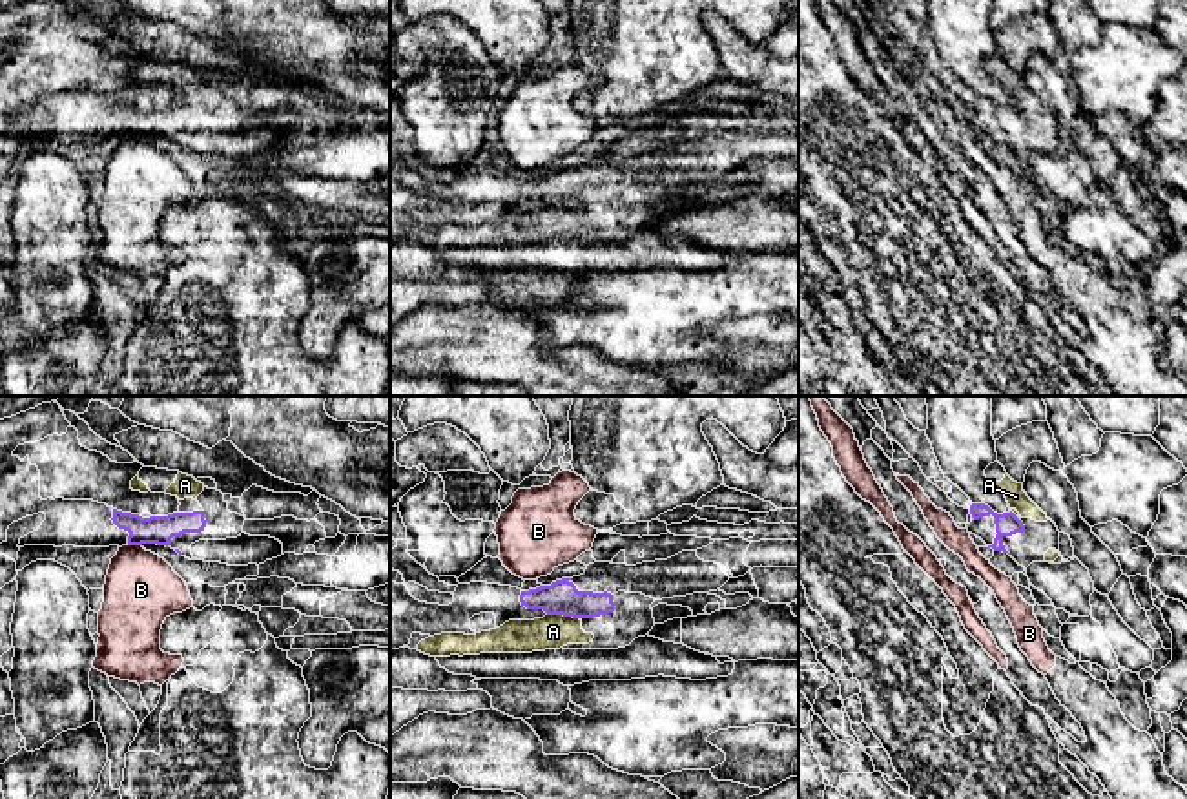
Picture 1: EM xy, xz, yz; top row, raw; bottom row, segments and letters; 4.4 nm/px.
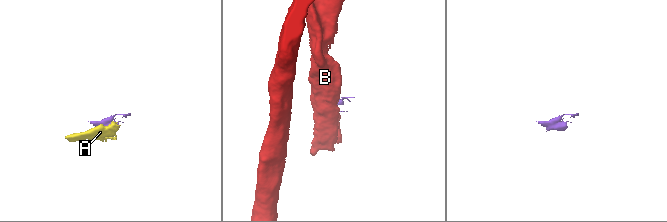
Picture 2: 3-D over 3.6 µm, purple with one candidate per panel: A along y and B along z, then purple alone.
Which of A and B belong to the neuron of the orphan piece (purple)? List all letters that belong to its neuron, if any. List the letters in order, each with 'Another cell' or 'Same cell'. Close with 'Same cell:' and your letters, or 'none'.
A: Same cell
B: Another cell
Same cell: A

